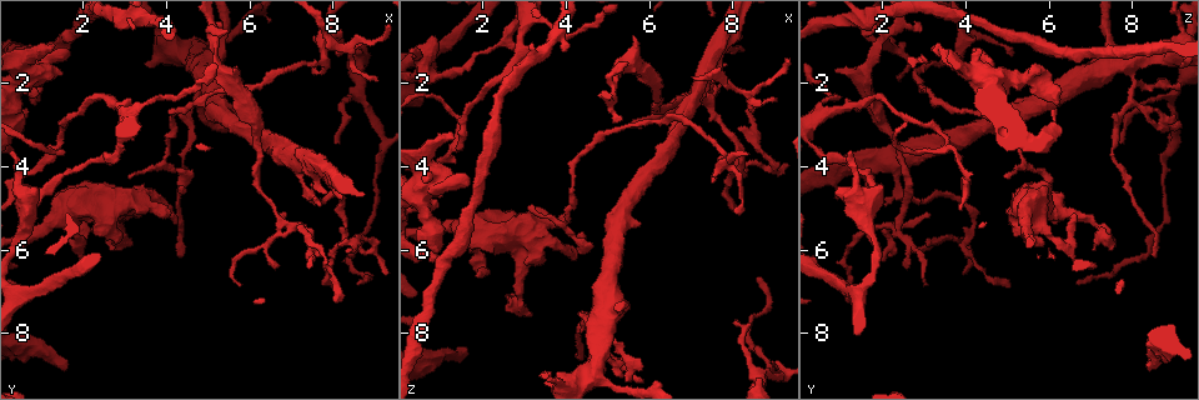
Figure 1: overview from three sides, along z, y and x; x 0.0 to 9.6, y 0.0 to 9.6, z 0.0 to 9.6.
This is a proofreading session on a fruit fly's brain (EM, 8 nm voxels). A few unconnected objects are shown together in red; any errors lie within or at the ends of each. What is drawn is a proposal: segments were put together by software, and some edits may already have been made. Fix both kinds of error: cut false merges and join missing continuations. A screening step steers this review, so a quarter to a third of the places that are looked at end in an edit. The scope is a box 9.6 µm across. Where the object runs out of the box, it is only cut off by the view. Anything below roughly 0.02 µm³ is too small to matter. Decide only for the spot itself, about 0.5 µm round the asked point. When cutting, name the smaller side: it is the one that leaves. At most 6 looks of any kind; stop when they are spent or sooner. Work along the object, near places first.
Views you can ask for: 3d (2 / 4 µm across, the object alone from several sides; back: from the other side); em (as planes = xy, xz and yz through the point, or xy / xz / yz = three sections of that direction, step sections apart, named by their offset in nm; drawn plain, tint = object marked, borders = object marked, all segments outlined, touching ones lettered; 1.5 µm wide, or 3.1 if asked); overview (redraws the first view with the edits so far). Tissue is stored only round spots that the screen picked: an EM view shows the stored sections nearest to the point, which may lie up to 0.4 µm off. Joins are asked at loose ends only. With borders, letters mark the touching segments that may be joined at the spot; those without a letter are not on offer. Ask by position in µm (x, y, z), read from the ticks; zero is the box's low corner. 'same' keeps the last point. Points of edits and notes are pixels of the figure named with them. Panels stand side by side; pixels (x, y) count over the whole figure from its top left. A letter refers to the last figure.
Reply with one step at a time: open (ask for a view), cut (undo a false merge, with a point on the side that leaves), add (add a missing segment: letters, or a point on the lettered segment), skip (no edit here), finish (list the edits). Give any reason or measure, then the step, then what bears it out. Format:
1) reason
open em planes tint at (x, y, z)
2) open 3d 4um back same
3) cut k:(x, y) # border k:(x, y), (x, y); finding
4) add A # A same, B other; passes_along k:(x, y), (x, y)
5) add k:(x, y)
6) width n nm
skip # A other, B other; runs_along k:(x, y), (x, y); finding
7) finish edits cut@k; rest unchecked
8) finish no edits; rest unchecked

branch stops here
open em xz step 8 tint at (5.85, 6.80, 3.10)

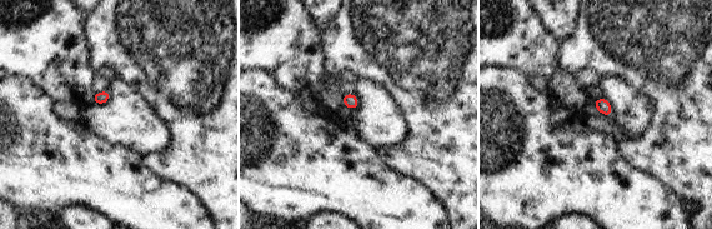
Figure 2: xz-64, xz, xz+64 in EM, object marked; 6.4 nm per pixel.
open em planes borders same

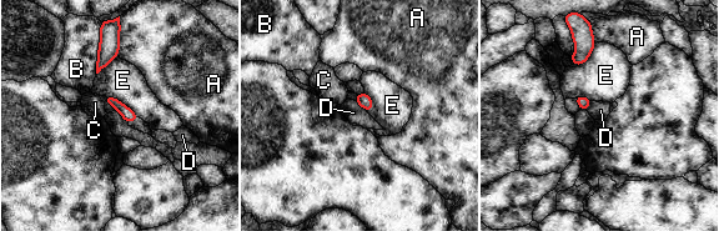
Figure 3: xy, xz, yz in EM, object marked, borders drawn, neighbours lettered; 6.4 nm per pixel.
skip # A other, B other, C other, D other, E other; border 3:(105, 95), (119, 99), (139, 116); no lettered segment goes on from it

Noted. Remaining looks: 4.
three arms meet
open em yz step 8 tint at (7.10, 4.05, 2.35)

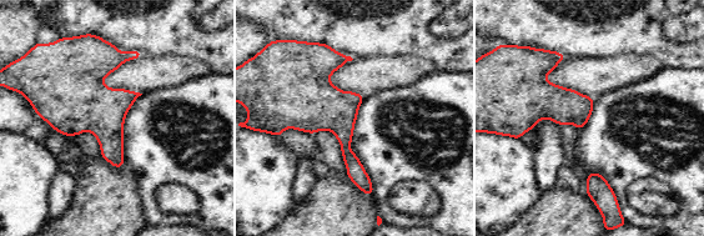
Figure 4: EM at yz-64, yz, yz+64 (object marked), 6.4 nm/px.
another direction
open em planes borders same

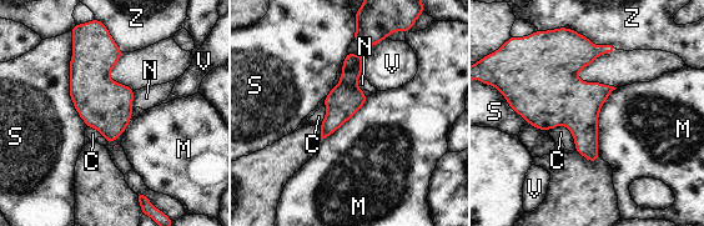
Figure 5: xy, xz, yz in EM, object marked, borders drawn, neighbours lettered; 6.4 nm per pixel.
skip # C other, M other, N other, S other, V other, Z other; border 5:(549, 129), (563, 125), (573, 136); all the same neuron

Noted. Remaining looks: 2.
tapers out
open em yz step 4 tint at (9.05, 2.00, 2.40)

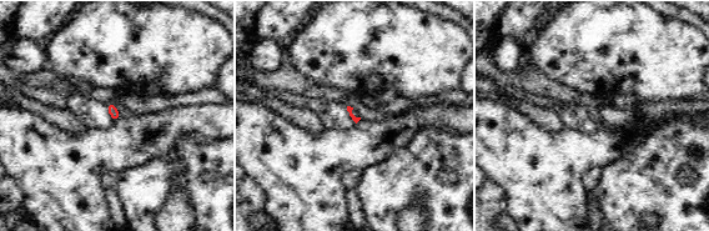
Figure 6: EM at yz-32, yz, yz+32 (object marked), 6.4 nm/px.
another direction
open em planes borders same

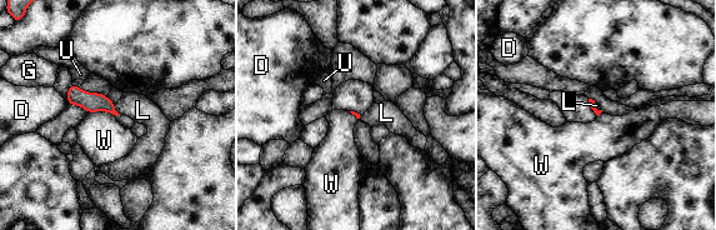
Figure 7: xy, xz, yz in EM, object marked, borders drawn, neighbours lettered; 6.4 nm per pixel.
add 7:(143, 110) # D other, G other, L same, U other, W other; passes_along 7:(90, 101), (114, 109), (143, 110); it goes on there

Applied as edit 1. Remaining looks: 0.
finish edits add@7; rest unchecked

